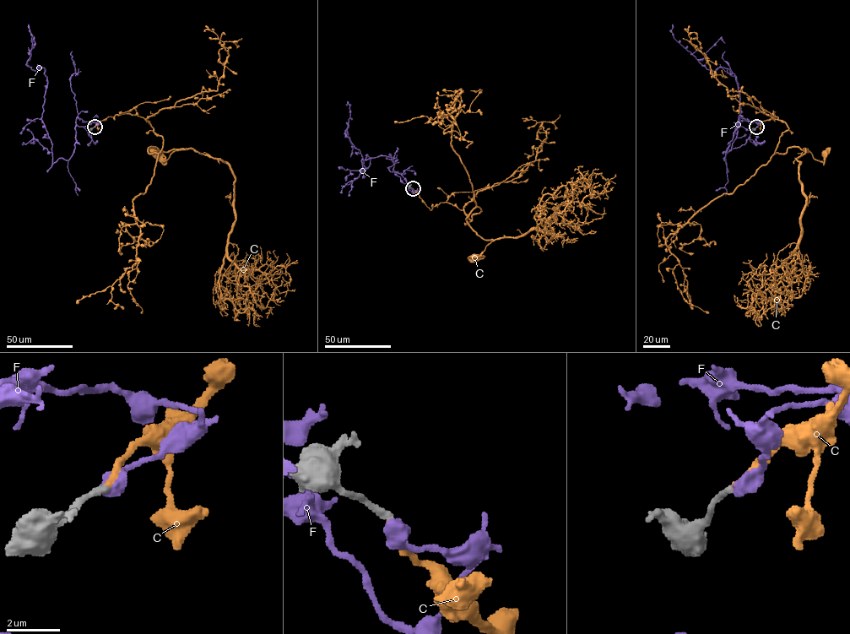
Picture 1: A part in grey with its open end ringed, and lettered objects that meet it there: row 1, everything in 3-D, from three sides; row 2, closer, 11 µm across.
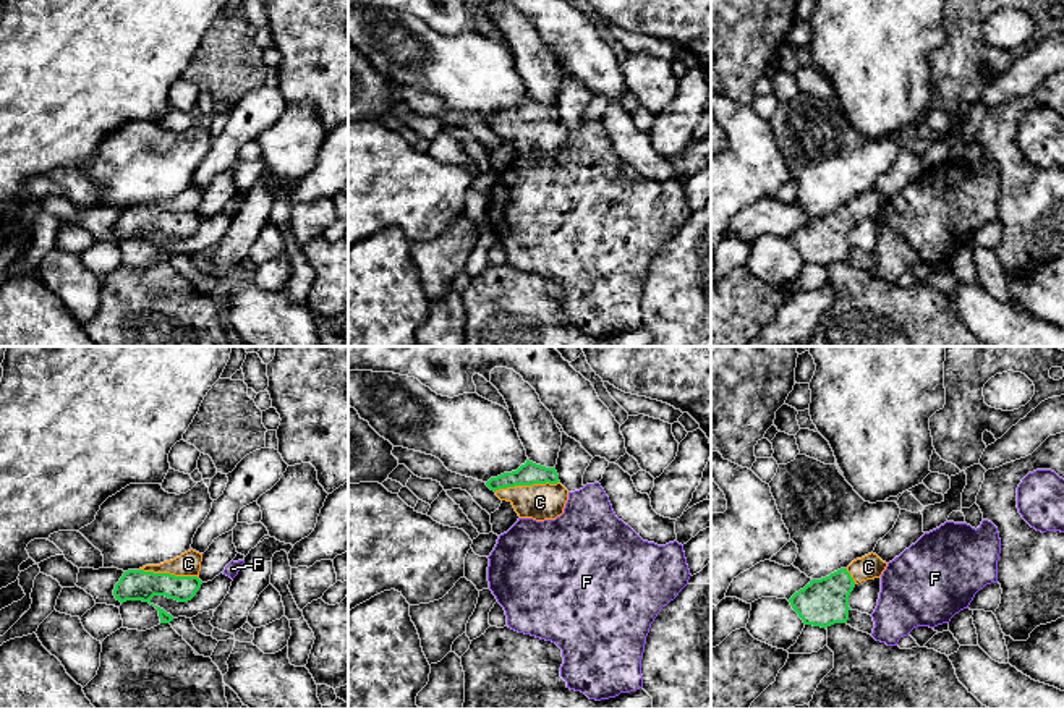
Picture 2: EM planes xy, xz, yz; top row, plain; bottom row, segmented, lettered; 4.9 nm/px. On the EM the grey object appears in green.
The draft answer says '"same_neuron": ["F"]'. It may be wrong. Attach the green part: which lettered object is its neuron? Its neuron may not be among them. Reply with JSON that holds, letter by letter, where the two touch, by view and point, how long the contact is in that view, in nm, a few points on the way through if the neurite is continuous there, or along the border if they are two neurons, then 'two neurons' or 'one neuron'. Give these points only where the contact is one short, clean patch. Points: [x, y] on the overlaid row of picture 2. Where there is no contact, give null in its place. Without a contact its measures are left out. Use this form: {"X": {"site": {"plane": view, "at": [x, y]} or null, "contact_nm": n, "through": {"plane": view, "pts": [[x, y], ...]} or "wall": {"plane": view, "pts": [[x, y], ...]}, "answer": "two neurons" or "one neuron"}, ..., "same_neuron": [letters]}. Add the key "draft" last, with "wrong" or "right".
{"C": {"site": {"plane": "xz", "at": [527, 484]}, "contact_nm": 340, "through": {"plane": "xz", "pts": [[530, 473], [527, 484], [540, 497], [540, 502]]}, "answer": "one neuron"}, "F": {"site": null, "answer": "two neurons"}, "same_neuron": ["C"], "draft": "wrong"}

